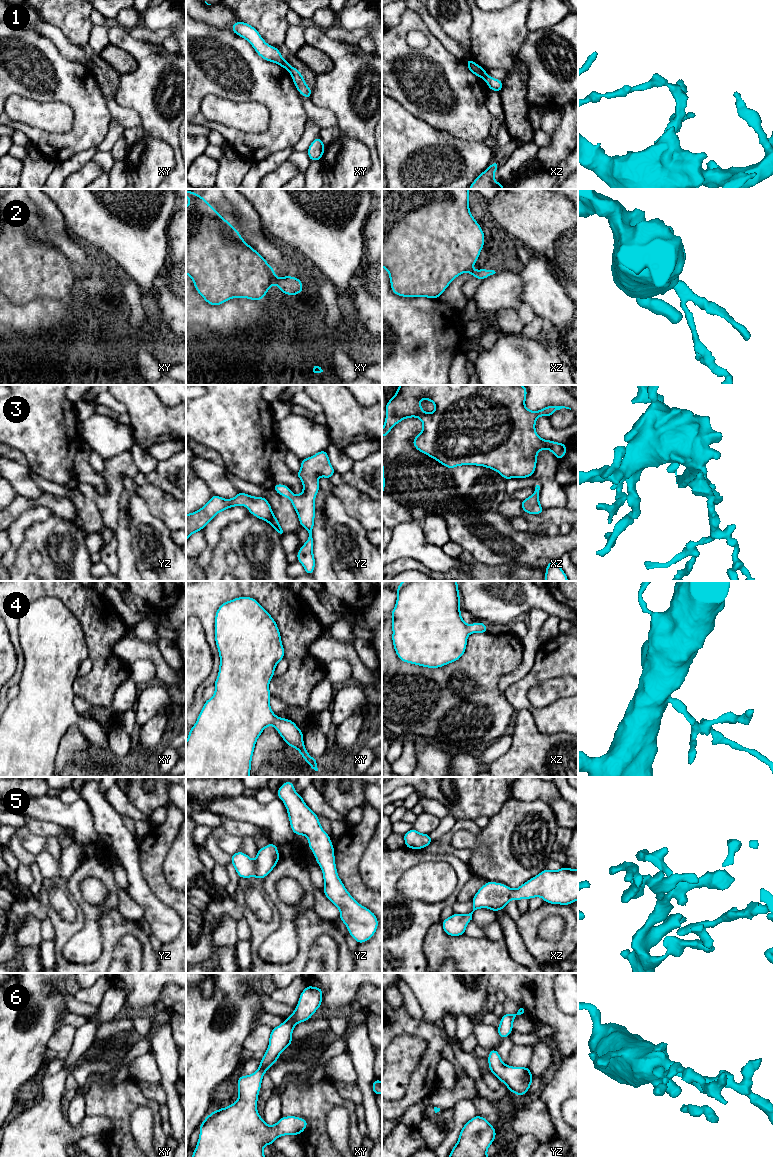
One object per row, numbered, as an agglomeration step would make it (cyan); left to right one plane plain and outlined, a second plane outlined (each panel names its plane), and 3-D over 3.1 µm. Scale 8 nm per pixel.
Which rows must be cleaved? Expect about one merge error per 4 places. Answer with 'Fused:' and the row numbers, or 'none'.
Fused: 1, 2

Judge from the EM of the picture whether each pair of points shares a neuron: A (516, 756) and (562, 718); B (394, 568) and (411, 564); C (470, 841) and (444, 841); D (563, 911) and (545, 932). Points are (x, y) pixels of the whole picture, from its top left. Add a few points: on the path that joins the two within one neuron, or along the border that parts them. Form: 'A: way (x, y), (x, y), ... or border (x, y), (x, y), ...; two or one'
A: border (531, 714), (534, 724), (540, 732), (567, 734); two
B: way (398, 566), (407, 564); one
C: border (452, 834), (451, 845), (453, 847), (473, 850); two
D: border (565, 921), (559, 916), (547, 916), (538, 927); two

